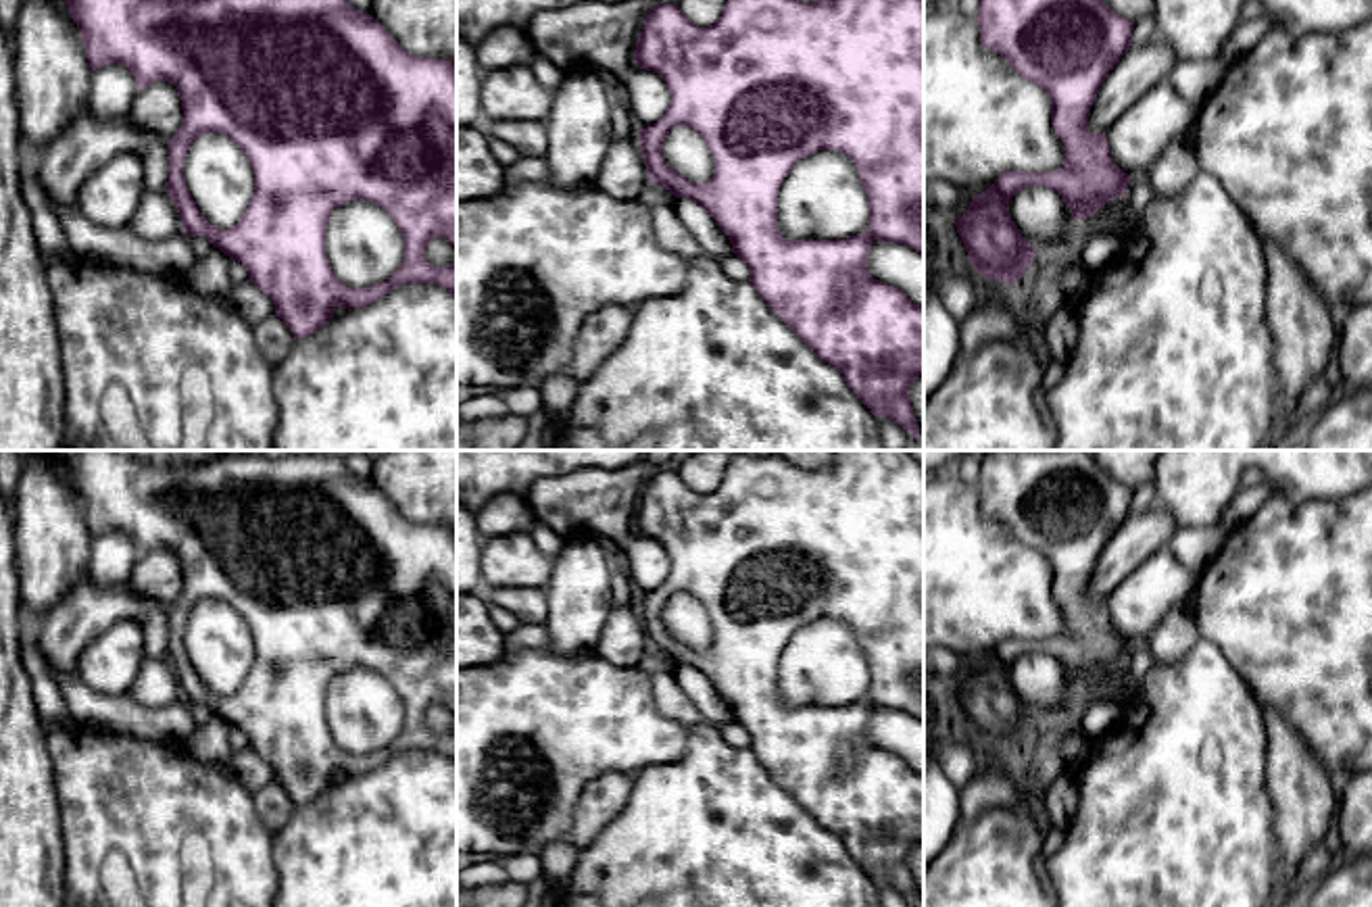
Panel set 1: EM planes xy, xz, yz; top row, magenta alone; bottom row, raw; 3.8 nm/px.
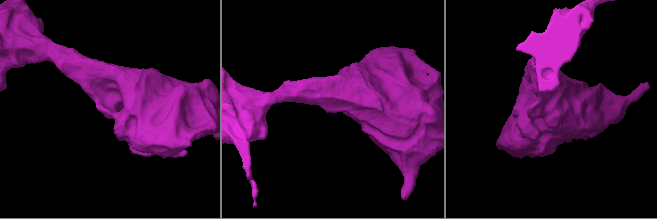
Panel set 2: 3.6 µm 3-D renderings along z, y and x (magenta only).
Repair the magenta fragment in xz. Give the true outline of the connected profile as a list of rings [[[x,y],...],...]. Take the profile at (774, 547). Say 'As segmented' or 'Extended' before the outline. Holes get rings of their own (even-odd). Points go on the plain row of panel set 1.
As segmented. [[[834,450],[834,461],[826,467],[805,469],[792,465],[778,452],[771,457],[749,457],[734,455],[721,477],[721,484],[709,492],[699,494],[684,484],[678,471],[657,471],[648,477],[644,494],[638,502],[634,517],[634,532],[657,540],[671,563],[665,582],[640,596],[638,609],[640,619],[648,638],[651,648],[667,655],[676,665],[692,665],[705,680],[709,680],[732,711],[732,719],[742,726],[749,736],[749,749],[769,771],[769,776],[828,832],[834,832],[847,853],[857,861],[857,865],[869,876],[874,884],[888,884],[911,901],[920,903],[920,892],[909,867],[909,853],[924,842],[924,774],[907,765],[907,761],[895,753],[882,751],[867,740],[869,715],[874,709],[897,709],[924,721],[924,469],[907,450]],[[673,594],[694,596],[709,613],[715,640],[705,651],[694,651],[680,640],[676,640],[663,623],[663,609]],[[817,617],[838,617],[849,621],[859,638],[863,657],[869,667],[869,688],[867,696],[857,703],[847,703],[842,707],[786,707],[778,694],[778,663],[790,636],[805,623]]]

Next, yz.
As segmented. [[[980,450],[980,509],[1001,521],[1015,540],[1038,550],[1051,567],[1051,592],[1065,615],[1061,636],[1047,640],[1005,638],[995,651],[972,663],[955,688],[967,726],[980,742],[1013,751],[1032,732],[1036,715],[1022,703],[1009,682],[1011,665],[1032,653],[1059,661],[1076,688],[1095,682],[1109,667],[1124,663],[1130,642],[1111,626],[1105,600],[1088,598],[1091,573],[1099,553],[1132,513],[1134,490],[1116,482],[1091,450]]]

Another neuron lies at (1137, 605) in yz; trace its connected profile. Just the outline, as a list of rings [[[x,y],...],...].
[[[1159,548],[1105,598],[1113,630],[1130,644],[1147,642],[1172,607],[1191,600],[1197,580],[1199,569]]]

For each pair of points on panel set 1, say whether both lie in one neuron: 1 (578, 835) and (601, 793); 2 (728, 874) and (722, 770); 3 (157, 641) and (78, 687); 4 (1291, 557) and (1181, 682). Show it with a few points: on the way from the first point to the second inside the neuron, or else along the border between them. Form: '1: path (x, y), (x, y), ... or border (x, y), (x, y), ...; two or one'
1: path (586, 824), (599, 803); one
2: path (724, 849), (722, 795); one
3: border (48, 666), (74, 674); two
4: border (1199, 634), (1227, 657), (1245, 682); two

